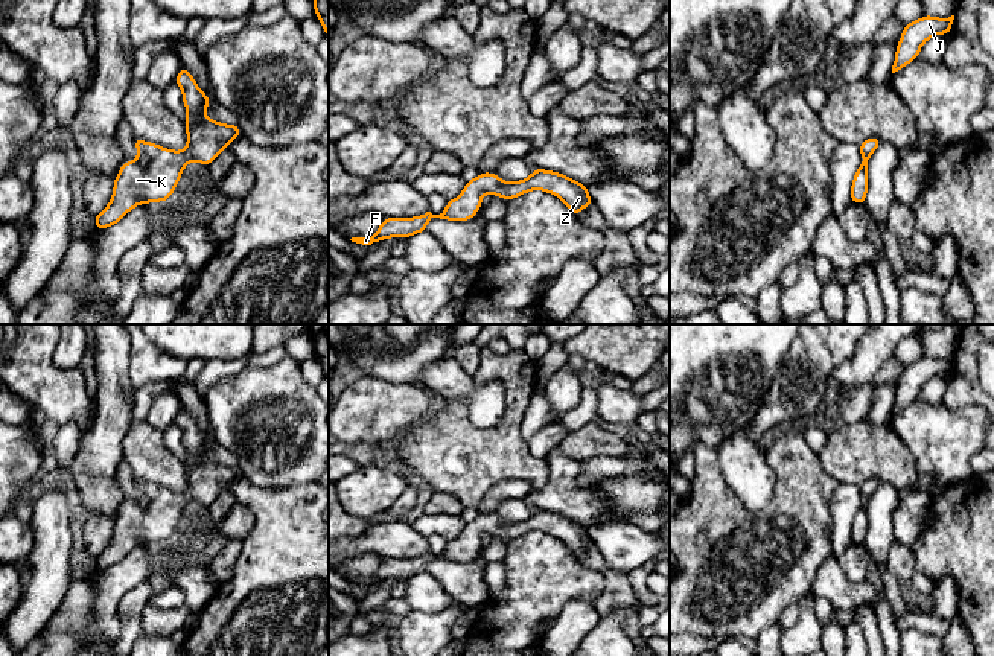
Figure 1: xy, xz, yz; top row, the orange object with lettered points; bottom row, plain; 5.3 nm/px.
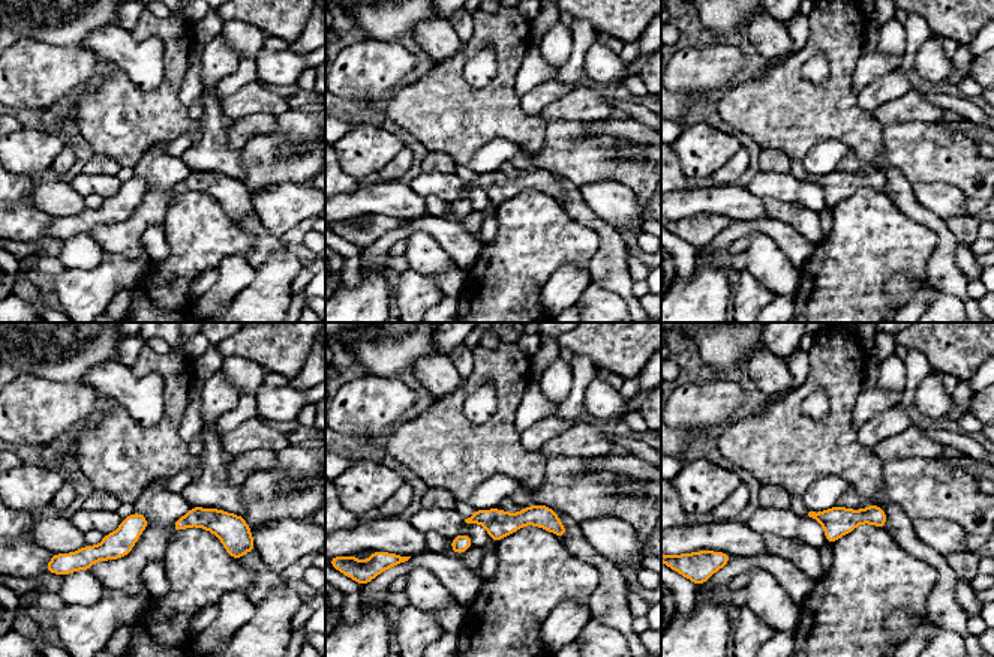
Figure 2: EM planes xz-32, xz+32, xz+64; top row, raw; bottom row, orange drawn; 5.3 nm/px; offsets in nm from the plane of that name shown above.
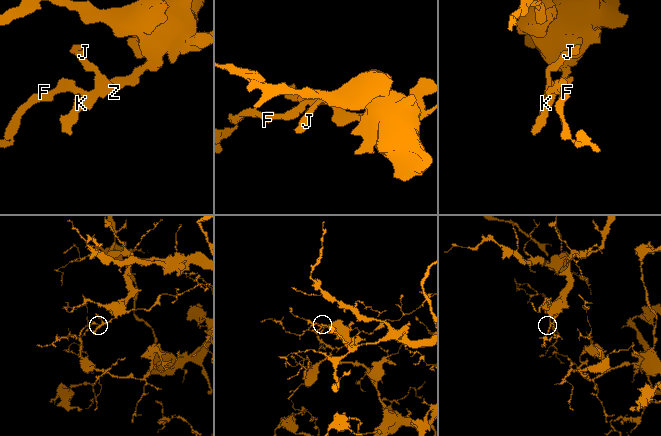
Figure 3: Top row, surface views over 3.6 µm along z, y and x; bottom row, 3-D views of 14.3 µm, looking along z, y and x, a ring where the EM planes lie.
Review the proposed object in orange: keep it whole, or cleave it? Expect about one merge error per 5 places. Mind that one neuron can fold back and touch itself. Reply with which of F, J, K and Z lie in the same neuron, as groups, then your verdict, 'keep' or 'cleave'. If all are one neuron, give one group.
F J K Z | keep

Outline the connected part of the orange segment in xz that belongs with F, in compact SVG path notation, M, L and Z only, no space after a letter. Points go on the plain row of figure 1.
M534 510L528 519L515 524L502 522L498 516L484 513L473 521L466 522L461 536L455 540L449 540L443 554L432 556L431 553L426 553L425 556L416 559L384 559L374 577L352 578L350 581L362 586L371 586L388 578L408 580L413 575L426 572L426 565L432 559L470 562L478 554L483 545L481 539L486 534L510 542L530 531L545 531L559 537L575 557L578 557L585 548L594 545L588 534L588 527L580 525L578 522L574 522L559 513Z

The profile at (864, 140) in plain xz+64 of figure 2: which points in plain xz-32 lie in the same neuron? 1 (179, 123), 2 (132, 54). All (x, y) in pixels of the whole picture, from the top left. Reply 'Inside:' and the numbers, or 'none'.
Inside: 1

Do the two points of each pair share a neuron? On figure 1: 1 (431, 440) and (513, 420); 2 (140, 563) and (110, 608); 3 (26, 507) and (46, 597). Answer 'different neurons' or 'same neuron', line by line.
1: same neuron
2: same neuron
3: different neurons

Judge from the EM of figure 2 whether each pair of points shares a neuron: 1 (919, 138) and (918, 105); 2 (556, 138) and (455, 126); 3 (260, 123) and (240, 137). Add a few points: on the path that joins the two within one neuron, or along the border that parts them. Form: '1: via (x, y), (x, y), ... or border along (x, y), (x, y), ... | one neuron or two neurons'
1: border along (939, 120), (891, 122), (885, 126) | two neurons
2: border along (546, 120), (541, 147), (528, 158) | two neurons
3: via (255, 125), (245, 132) | one neuron

